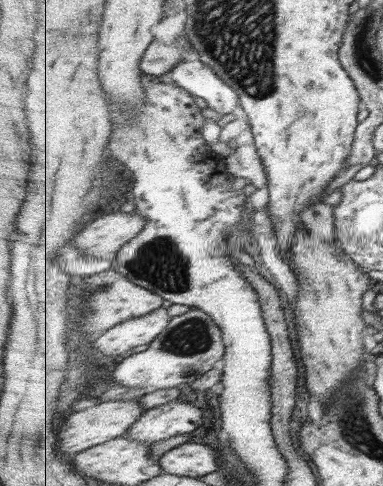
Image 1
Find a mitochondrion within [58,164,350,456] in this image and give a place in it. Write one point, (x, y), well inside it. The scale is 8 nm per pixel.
(158, 262)

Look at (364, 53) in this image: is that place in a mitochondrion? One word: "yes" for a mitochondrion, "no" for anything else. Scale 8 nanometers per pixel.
yes

